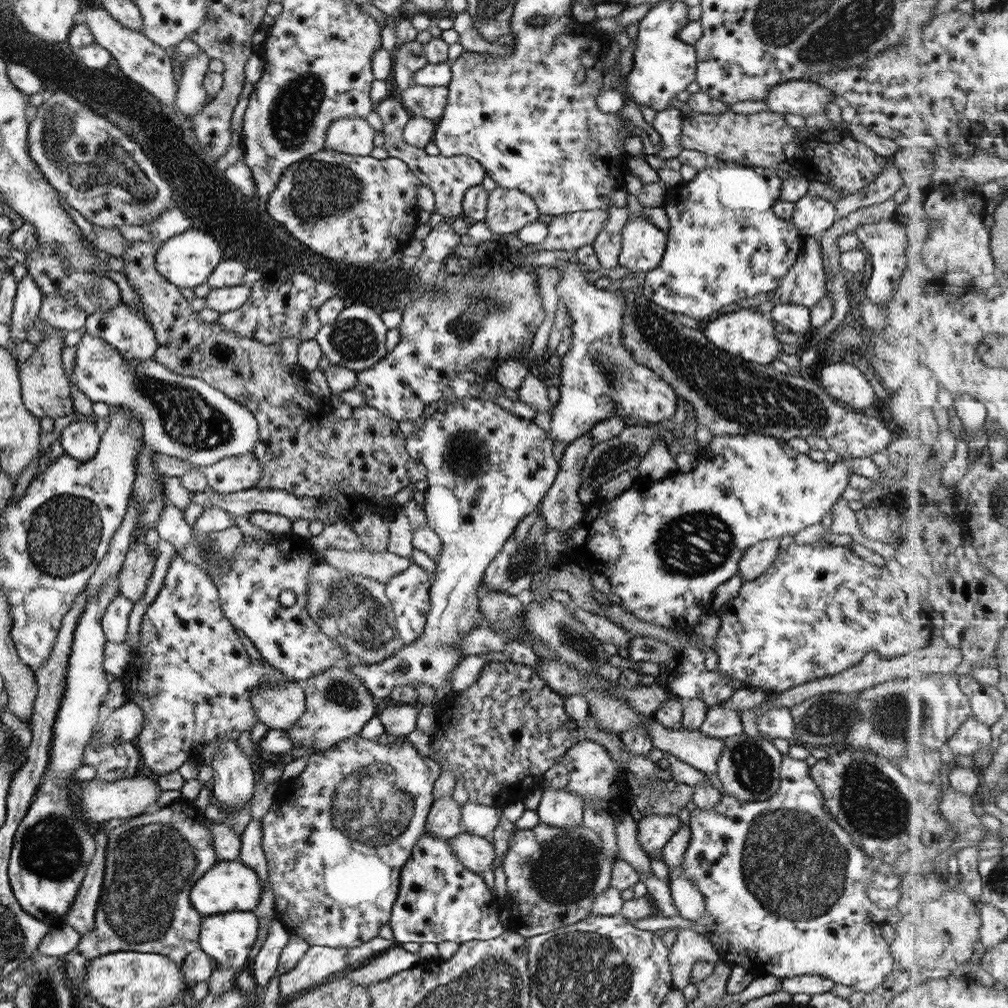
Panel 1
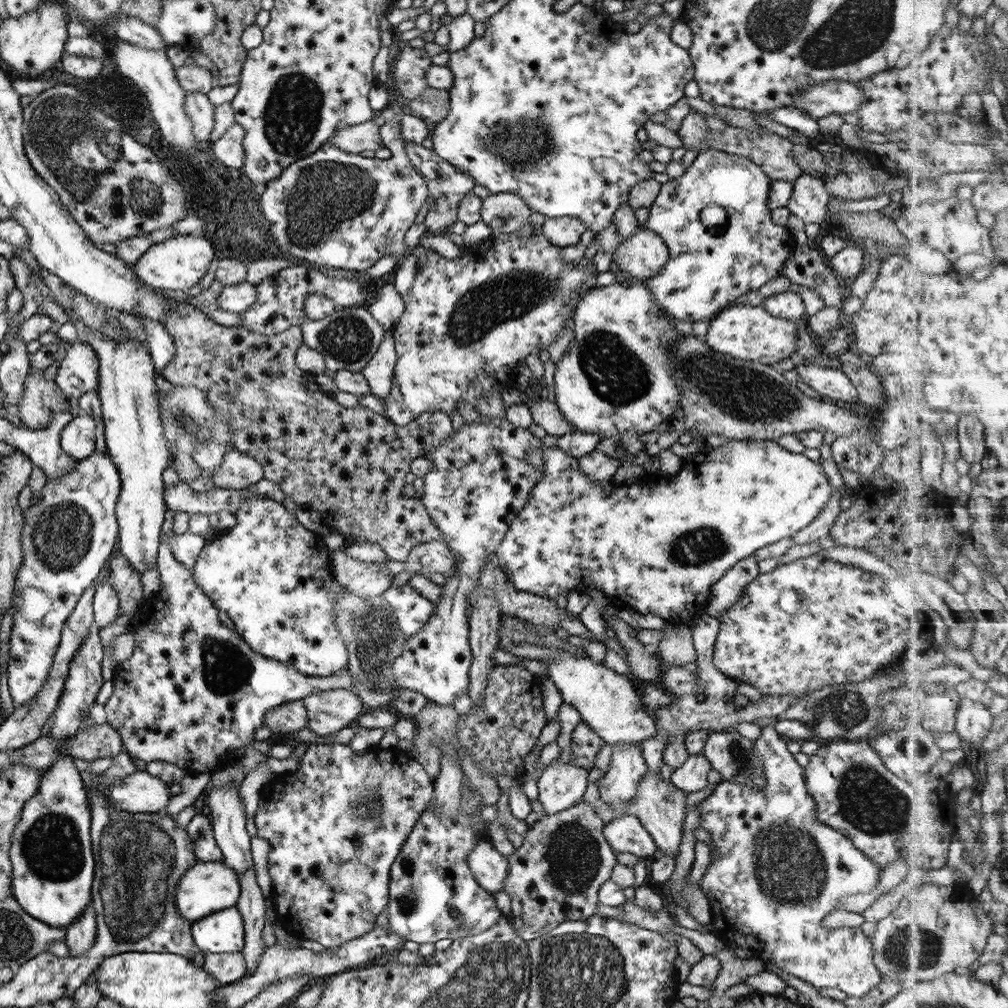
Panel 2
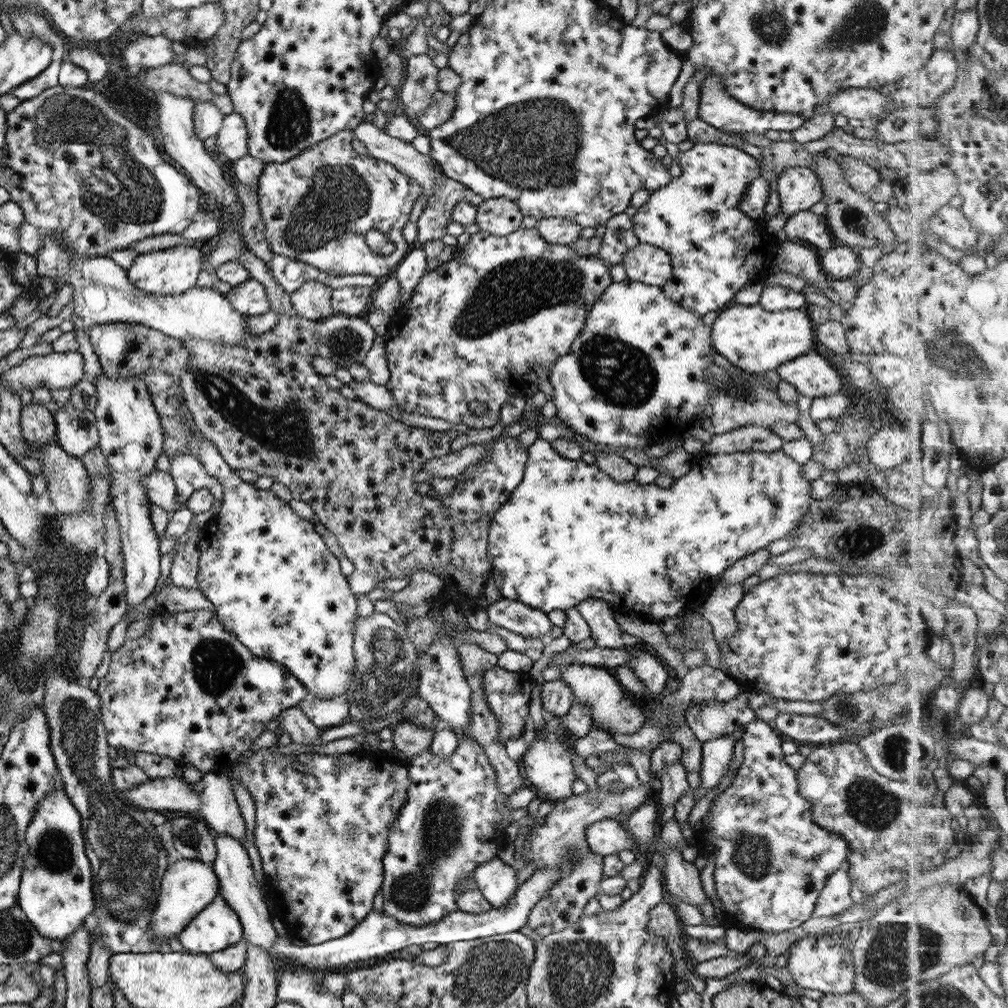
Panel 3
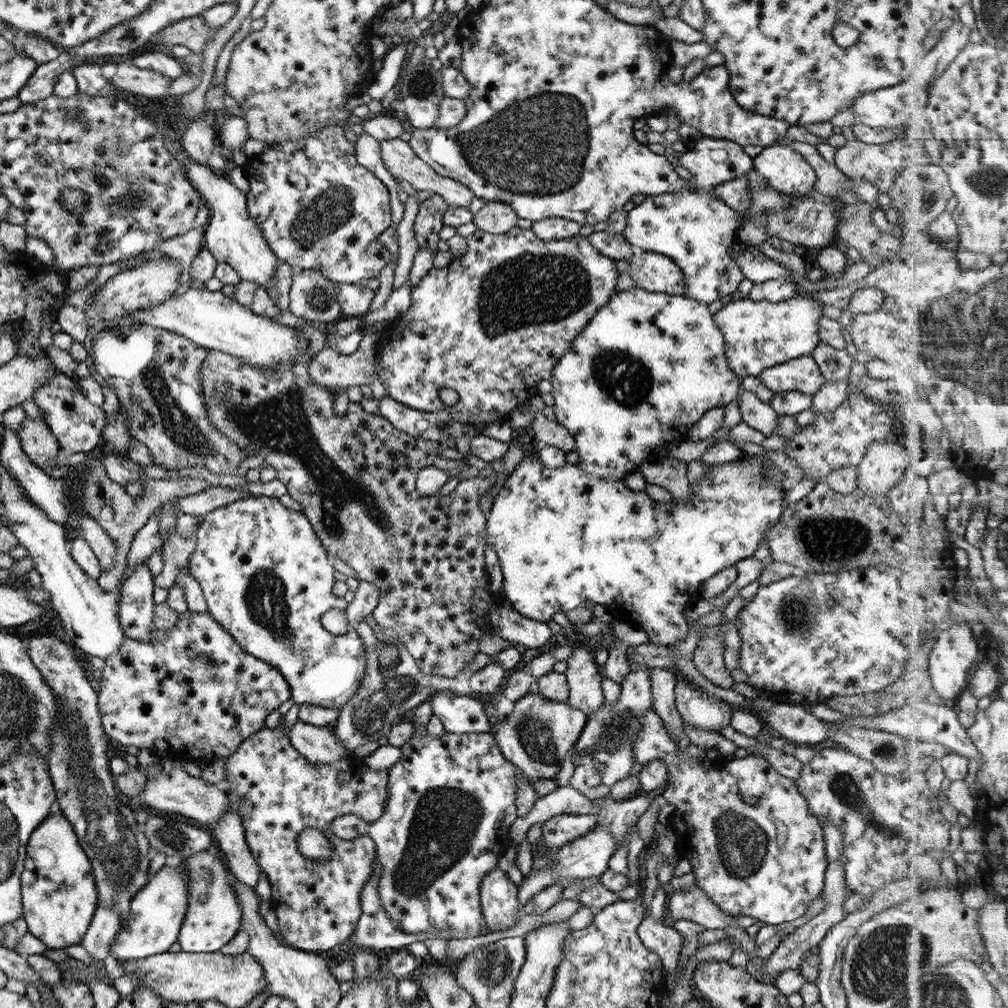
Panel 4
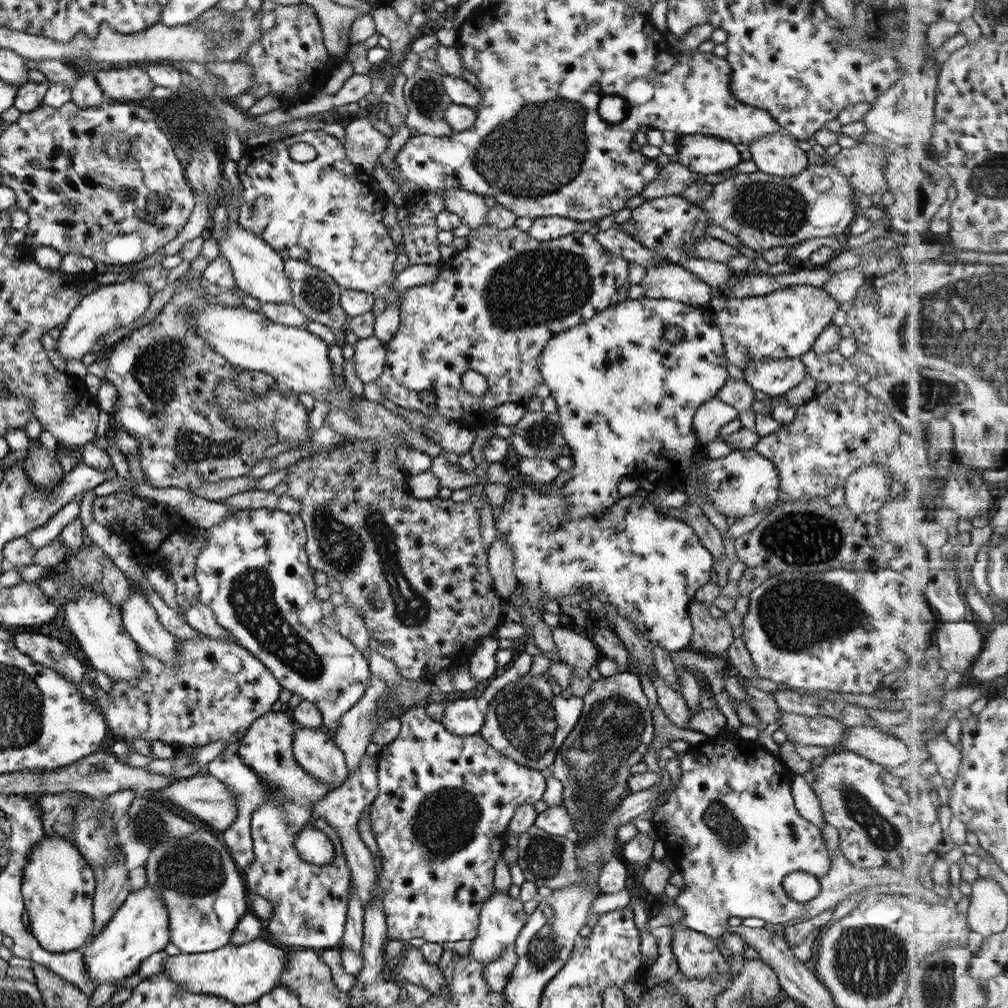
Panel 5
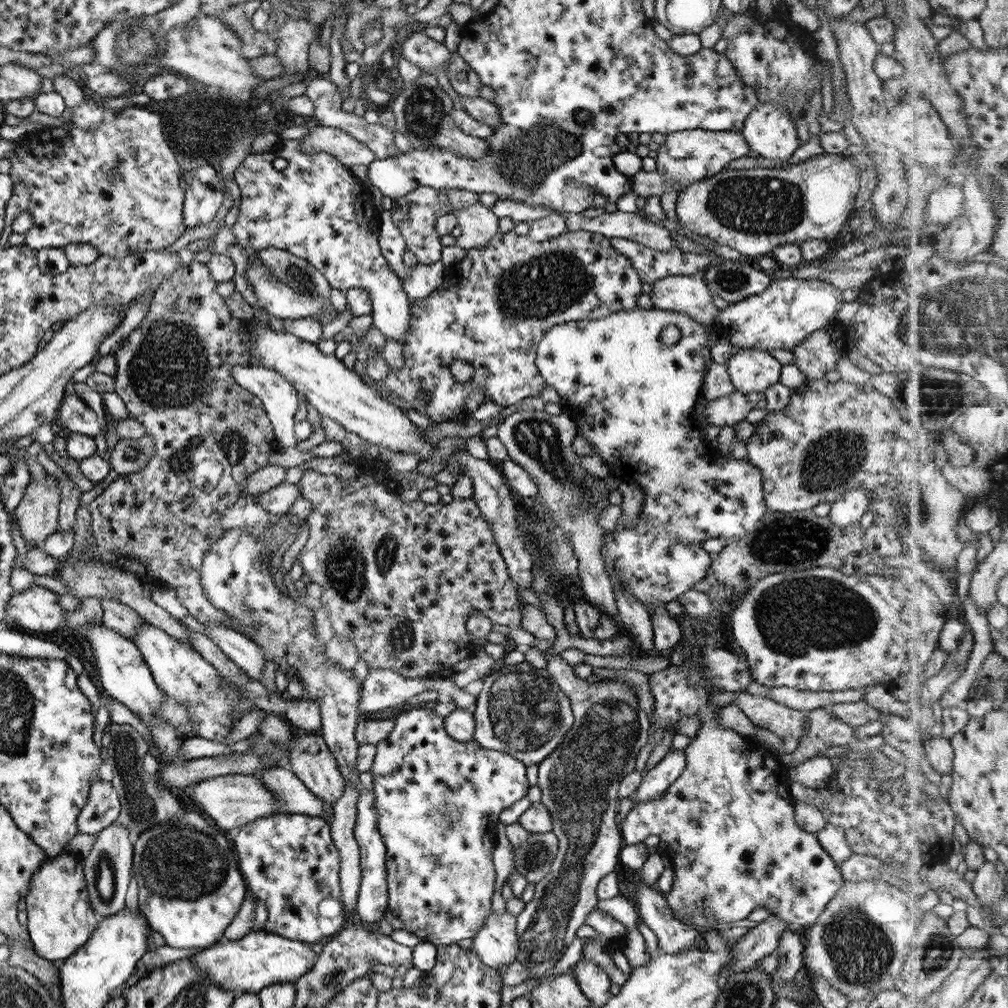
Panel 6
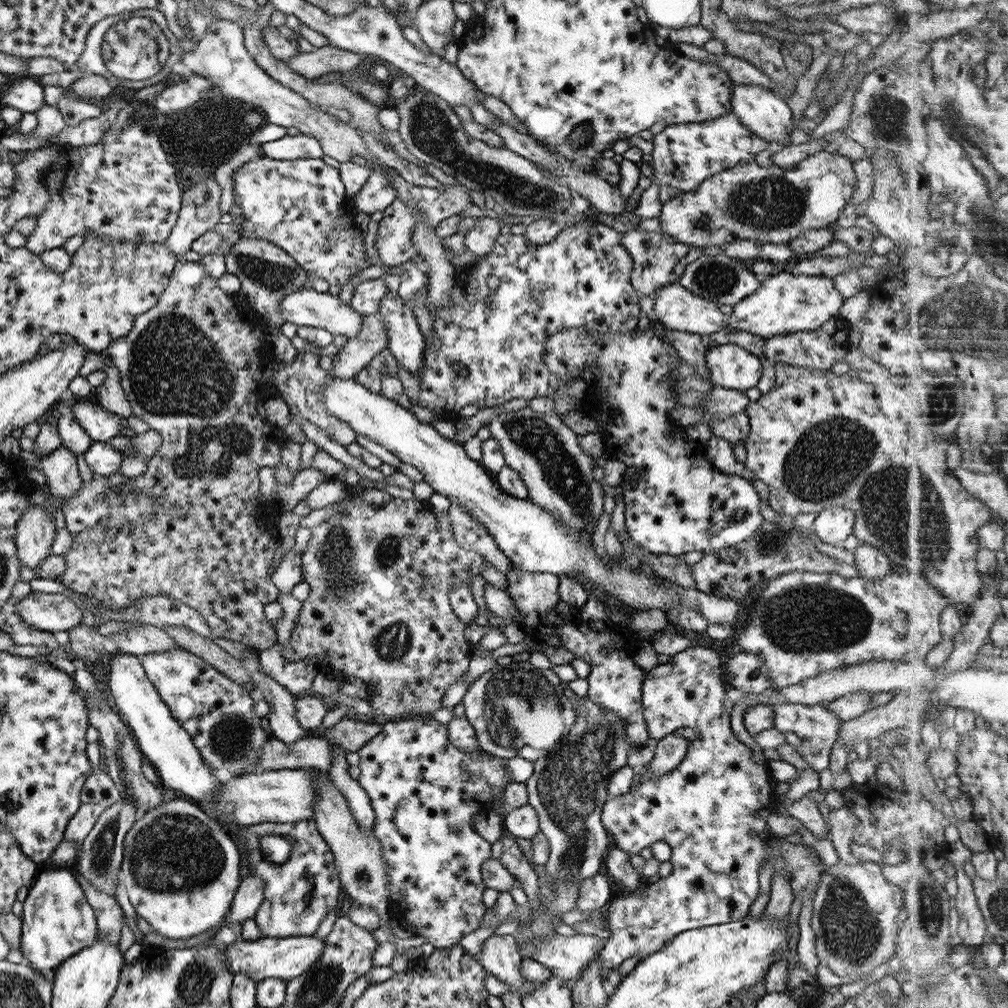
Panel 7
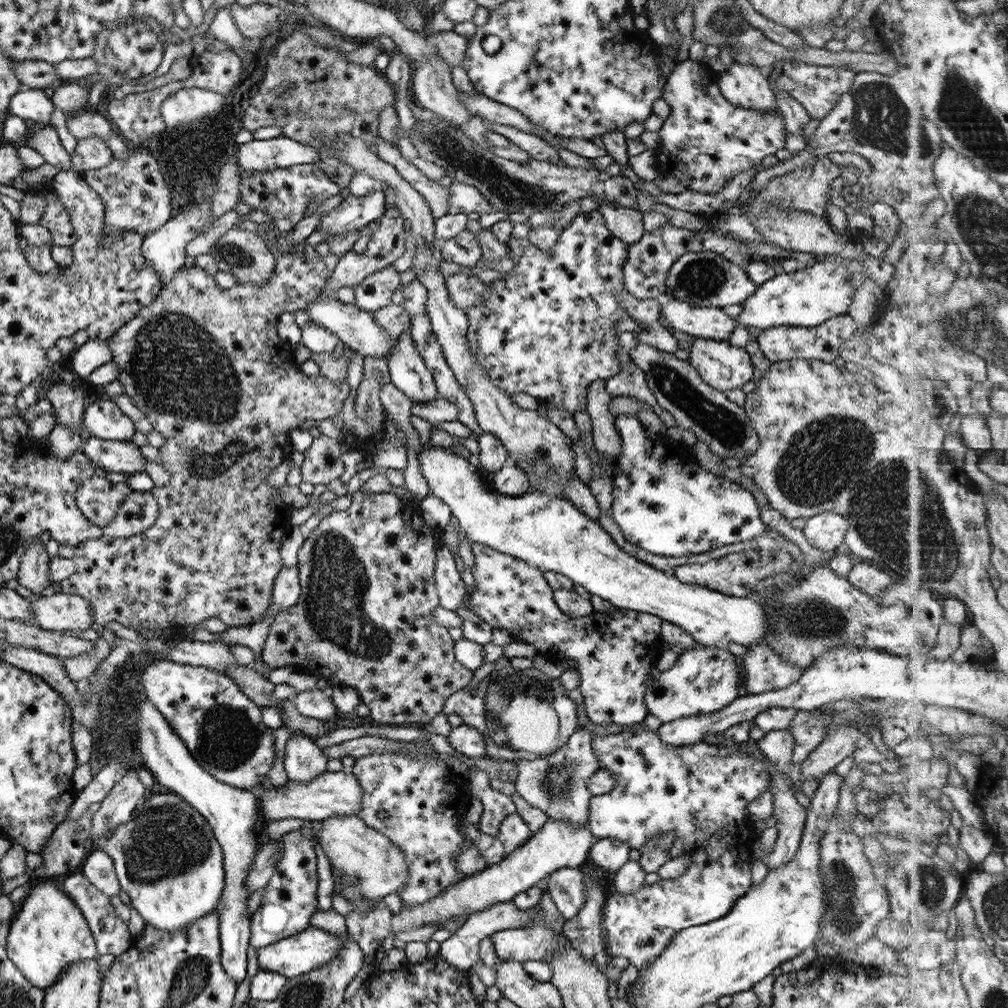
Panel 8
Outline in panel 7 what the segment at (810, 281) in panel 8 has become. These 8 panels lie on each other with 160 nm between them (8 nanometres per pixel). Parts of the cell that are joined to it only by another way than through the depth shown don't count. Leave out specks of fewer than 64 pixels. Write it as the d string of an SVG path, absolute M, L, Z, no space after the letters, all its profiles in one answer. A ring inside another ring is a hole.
M775 272L760 279L755 292L733 306L731 314L726 316L726 322L737 331L745 331L765 340L779 334L785 336L815 330L827 320L837 317L843 301L829 277Z

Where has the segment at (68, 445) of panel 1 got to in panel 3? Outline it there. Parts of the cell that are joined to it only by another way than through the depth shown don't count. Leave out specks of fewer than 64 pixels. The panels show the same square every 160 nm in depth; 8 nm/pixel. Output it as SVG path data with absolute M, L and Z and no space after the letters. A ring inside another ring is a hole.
M70 402L53 414L56 443L69 456L79 458L98 444L96 418L93 412L77 410Z

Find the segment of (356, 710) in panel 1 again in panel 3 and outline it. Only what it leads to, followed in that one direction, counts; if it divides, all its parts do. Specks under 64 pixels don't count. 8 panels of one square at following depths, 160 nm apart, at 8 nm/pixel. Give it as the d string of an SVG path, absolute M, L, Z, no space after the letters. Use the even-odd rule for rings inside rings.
M307 693L297 707L318 729L325 730L347 721L348 704L343 694L333 698L315 698Z

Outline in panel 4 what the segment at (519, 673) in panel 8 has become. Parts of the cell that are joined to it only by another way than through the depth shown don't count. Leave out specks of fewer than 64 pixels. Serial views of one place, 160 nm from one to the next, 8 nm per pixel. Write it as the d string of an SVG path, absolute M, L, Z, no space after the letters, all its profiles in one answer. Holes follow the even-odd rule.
M525 693L513 703L513 710L499 722L490 725L490 736L497 743L499 753L523 772L527 780L555 779L567 751L579 738L587 716L566 702L542 697L539 693Z

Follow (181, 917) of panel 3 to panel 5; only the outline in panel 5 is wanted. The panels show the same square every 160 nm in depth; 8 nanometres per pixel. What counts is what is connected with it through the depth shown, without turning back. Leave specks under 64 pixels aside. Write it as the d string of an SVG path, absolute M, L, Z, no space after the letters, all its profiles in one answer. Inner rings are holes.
M155 887L141 888L129 893L104 927L80 952L86 974L94 984L121 982L134 974L140 961L153 952L163 950L169 942L168 920L165 905Z

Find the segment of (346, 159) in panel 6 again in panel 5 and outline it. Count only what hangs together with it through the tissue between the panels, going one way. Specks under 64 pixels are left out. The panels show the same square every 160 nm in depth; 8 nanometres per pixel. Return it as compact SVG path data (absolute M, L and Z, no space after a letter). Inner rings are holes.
M360 115L355 116L350 120L345 127L343 127L344 138L342 147L344 148L347 160L355 167L362 169L365 173L370 174L372 171L371 165L380 158L381 154L385 152L388 145L389 133L383 130L381 124L377 122L377 126L371 126L371 120L362 118Z

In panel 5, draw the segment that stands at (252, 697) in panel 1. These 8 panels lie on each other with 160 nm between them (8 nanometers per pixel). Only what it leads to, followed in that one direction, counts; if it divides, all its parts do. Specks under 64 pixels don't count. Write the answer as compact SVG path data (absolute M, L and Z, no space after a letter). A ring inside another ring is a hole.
M297 727L293 733L292 752L297 765L307 775L335 789L347 779L348 771L345 756L331 739L317 728Z

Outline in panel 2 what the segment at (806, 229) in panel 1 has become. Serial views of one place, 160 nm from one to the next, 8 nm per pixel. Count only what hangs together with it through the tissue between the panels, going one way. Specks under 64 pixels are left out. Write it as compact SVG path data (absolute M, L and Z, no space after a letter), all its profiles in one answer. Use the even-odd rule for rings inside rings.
M801 172L795 180L786 204L789 212L804 223L820 224L827 212L830 195L823 187L824 181Z

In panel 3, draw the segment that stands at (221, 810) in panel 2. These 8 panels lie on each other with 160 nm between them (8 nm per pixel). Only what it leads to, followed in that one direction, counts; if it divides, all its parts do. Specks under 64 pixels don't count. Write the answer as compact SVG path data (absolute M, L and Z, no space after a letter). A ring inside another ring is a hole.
M214 834L214 847L216 850L211 862L213 873L219 881L218 894L233 909L242 928L242 938L253 946L260 946L261 950L270 952L270 947L276 942L276 932L268 917L269 911L265 907L263 896L257 888L257 880L251 867L250 858L239 840L226 834Z

